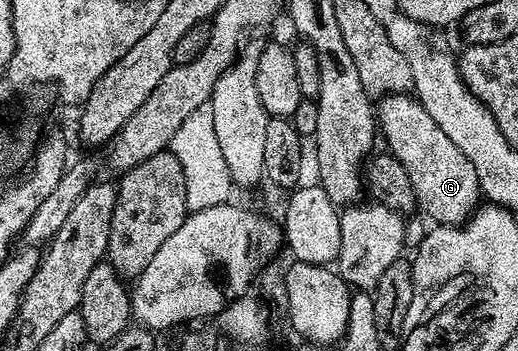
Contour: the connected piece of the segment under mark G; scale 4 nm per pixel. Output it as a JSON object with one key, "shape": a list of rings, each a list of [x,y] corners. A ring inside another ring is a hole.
{"shape":[[[406,93],[385,96],[377,104],[376,123],[381,138],[383,135],[390,146],[387,147],[389,154],[400,160],[408,173],[408,181],[412,181],[417,206],[423,207],[435,219],[435,224],[465,223],[480,203],[476,169],[472,169],[472,161],[468,161],[468,157],[464,157],[464,153],[452,145],[444,129],[440,129],[440,125],[428,117],[417,98]]]}

